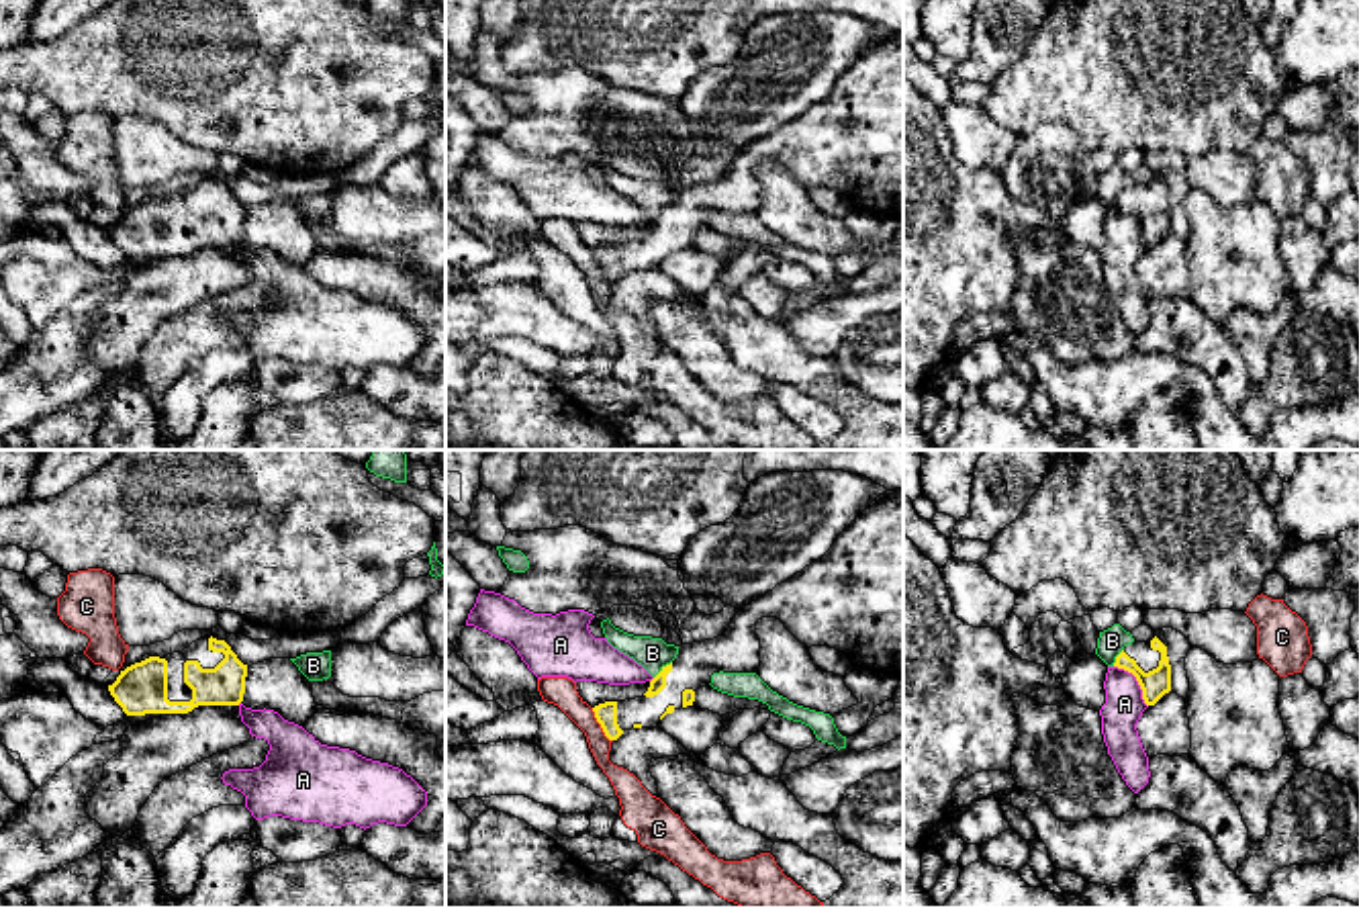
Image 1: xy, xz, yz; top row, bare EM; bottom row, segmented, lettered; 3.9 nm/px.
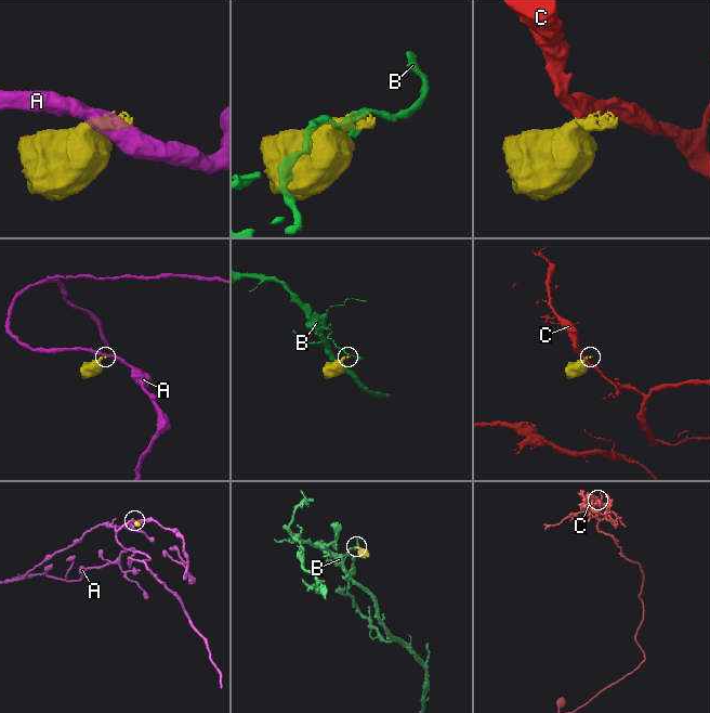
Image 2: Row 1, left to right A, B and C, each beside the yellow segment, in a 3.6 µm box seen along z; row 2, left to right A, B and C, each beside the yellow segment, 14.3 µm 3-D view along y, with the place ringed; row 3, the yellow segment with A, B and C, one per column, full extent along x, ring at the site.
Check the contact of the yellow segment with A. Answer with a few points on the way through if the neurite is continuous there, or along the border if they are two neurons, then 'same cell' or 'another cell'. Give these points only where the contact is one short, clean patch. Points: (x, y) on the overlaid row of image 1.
border along yz (1114, 665), (1135, 677), (1147, 706); another cell

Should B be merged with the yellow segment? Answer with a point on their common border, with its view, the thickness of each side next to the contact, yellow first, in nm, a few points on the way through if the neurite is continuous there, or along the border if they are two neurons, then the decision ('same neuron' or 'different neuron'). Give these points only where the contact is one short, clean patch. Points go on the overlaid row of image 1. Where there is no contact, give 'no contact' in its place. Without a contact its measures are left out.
contact xz (663, 669); calibres 60 and 130 nm; border xz (671, 661), (654, 677); different neuron

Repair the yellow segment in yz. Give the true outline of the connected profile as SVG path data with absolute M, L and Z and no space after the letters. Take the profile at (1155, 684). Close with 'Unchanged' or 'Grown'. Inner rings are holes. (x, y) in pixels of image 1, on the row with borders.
M1161 638L1132 642L1116 656L1114 667L1132 673L1142 689L1146 706L1155 706L1171 691L1171 665Z. Grown

